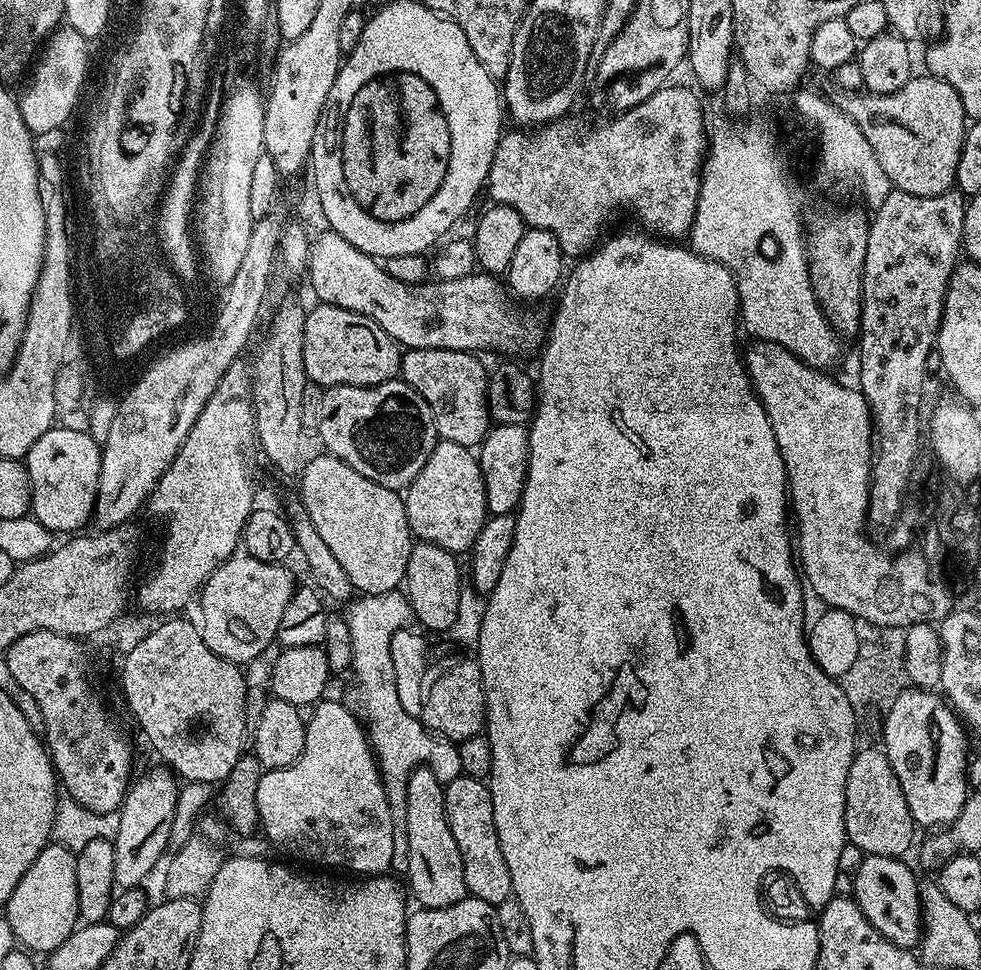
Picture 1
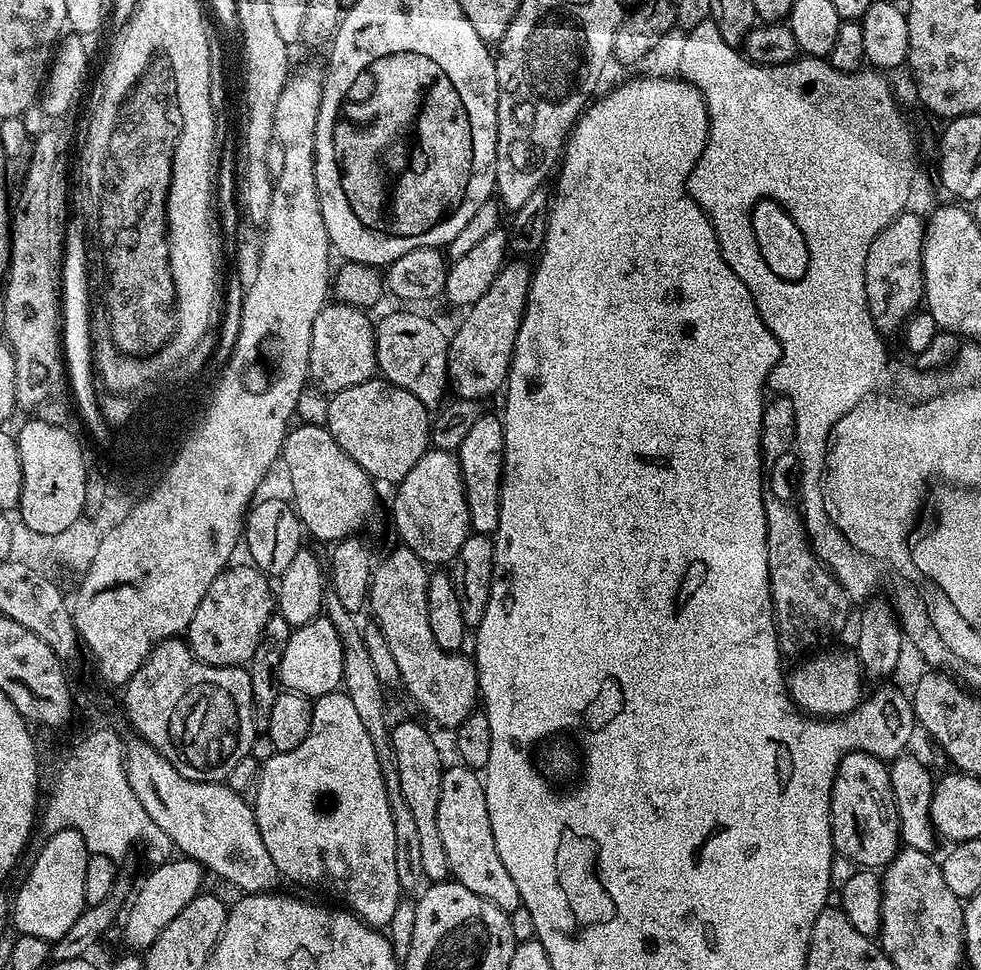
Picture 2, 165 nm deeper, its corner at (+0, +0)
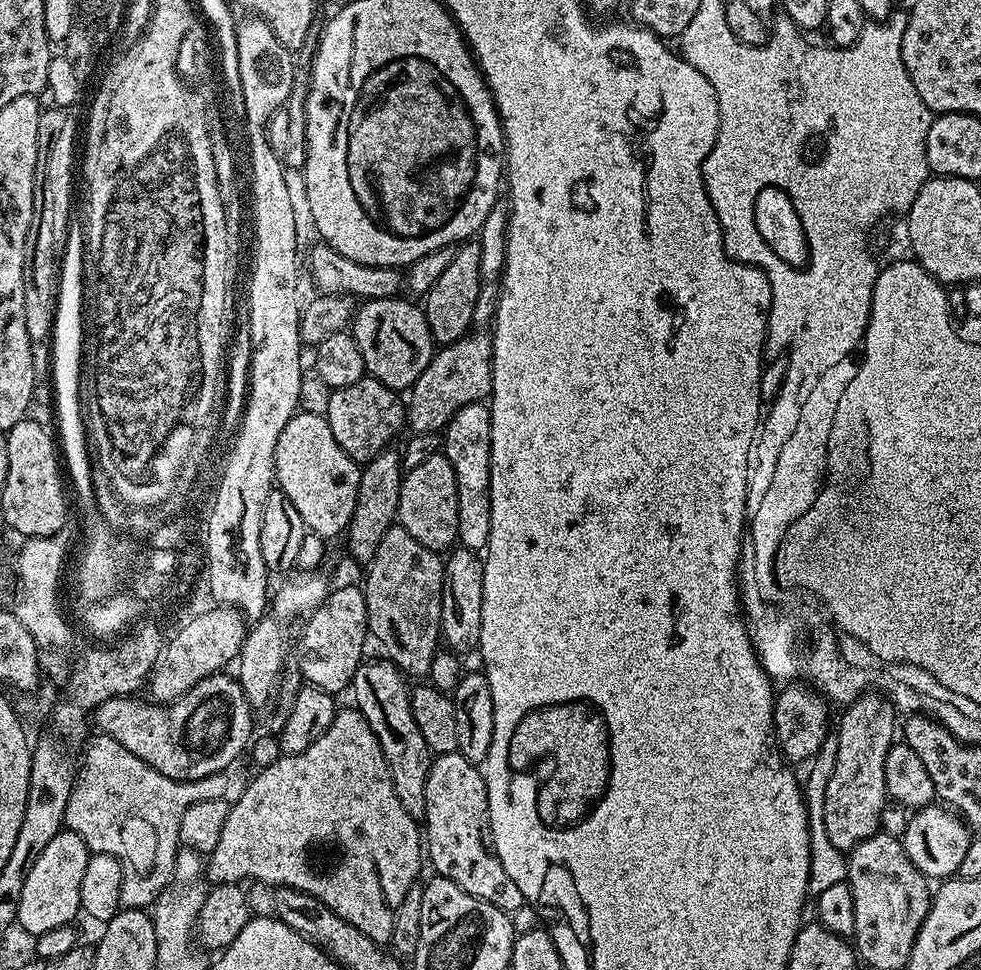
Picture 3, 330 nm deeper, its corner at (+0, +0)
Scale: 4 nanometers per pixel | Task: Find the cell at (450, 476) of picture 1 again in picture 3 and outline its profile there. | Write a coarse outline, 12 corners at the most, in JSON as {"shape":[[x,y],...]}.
{"shape":[[443,454],[403,473],[399,527],[430,550],[457,543],[458,486]]}

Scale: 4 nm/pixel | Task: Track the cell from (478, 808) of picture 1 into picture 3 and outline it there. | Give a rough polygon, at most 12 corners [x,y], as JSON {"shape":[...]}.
{"shape":[[442,752],[426,778],[435,875],[511,914],[526,903],[488,831],[483,771]]}

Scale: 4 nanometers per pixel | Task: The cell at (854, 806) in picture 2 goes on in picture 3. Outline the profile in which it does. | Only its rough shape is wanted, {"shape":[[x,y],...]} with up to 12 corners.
{"shape":[[868,690],[843,712],[824,825],[847,854],[881,831],[898,711]]}

